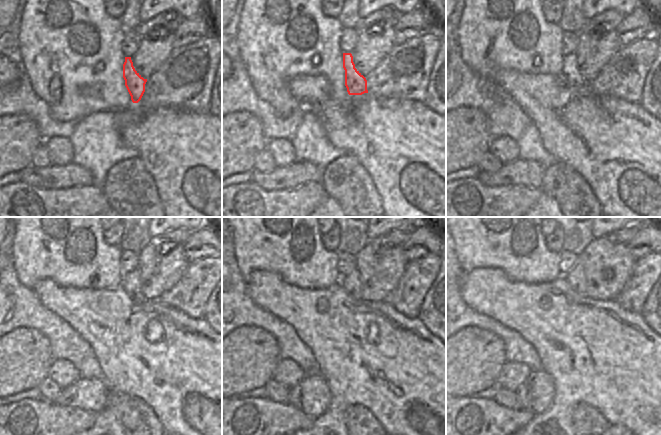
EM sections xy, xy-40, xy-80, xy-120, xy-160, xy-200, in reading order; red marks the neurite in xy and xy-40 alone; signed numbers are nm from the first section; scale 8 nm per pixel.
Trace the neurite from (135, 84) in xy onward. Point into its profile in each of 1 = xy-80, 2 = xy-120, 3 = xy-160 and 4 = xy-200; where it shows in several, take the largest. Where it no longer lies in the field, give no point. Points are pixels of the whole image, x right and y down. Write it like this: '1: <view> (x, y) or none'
1: xy-80 (571, 72)
2: xy-120 (129, 284)
3: xy-160 (351, 283)
4: xy-200 (575, 278)

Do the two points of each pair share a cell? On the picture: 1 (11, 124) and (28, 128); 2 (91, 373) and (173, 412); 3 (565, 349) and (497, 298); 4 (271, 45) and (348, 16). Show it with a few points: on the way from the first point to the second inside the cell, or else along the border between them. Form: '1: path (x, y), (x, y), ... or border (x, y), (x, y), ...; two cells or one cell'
1: path (15, 128), (24, 128); one cell
2: border (93, 356), (103, 378); two cells
3: path (548, 336), (514, 304); one cell
4: border (336, 18), (343, 28); two cells

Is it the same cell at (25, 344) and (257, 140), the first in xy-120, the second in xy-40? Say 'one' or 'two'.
one

